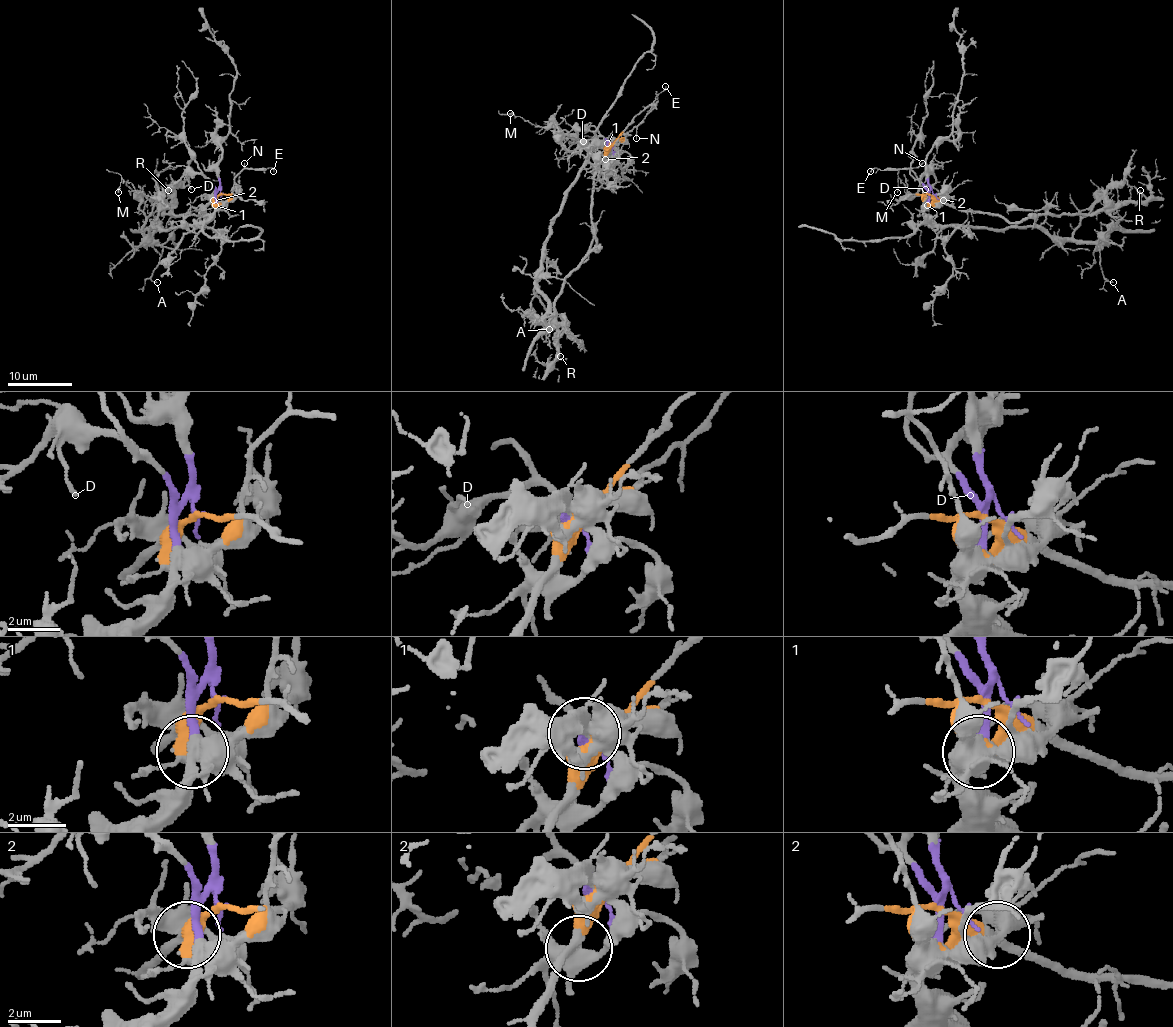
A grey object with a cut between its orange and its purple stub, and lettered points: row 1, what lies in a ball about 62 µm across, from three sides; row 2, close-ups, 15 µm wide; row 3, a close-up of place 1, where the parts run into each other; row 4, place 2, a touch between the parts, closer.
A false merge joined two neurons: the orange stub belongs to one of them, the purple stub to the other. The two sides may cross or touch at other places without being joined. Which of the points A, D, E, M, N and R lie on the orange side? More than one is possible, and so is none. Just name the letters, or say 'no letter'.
E, N, R

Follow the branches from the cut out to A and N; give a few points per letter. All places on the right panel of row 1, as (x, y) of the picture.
A: (927, 192), (924, 215), (935, 225), (999, 230), (1034, 226), (1052, 236), (1094, 243), (1104, 277), (1112, 281)
N: (927, 194), (921, 194), (919, 179), (911, 170), (922, 163)

